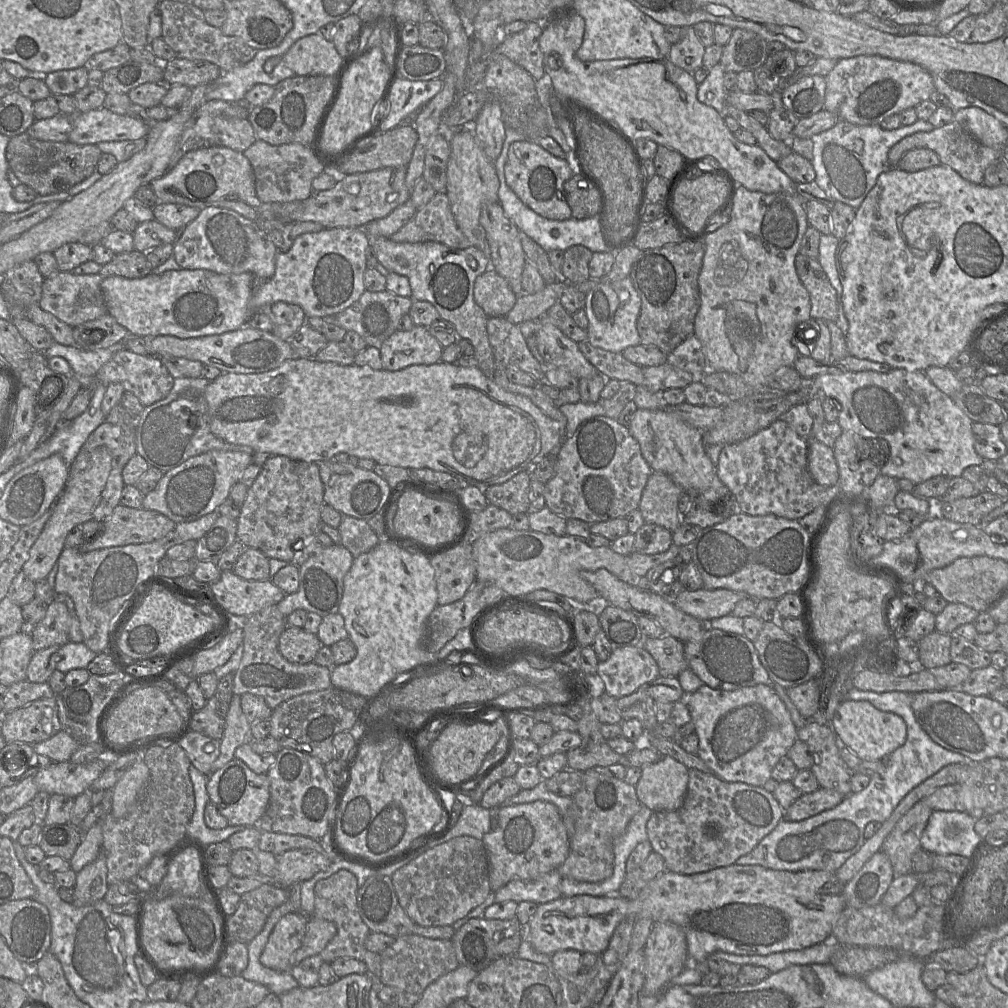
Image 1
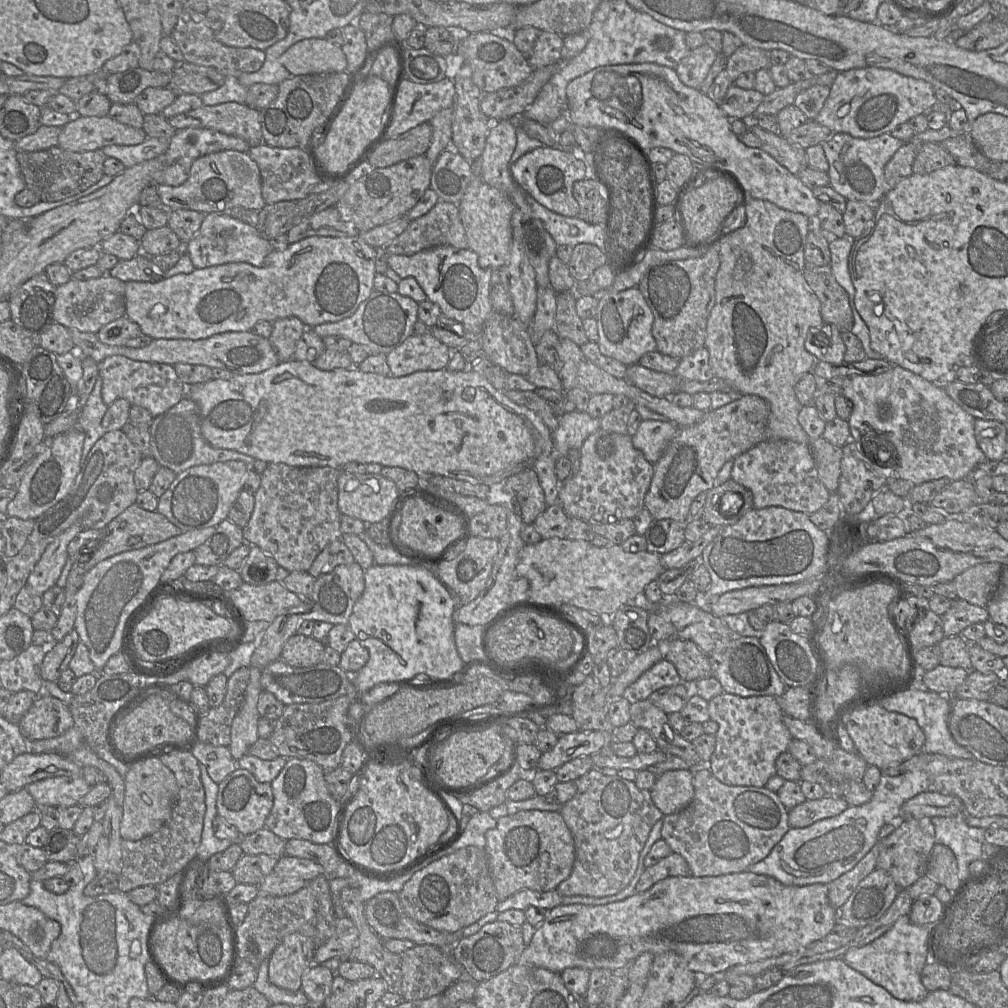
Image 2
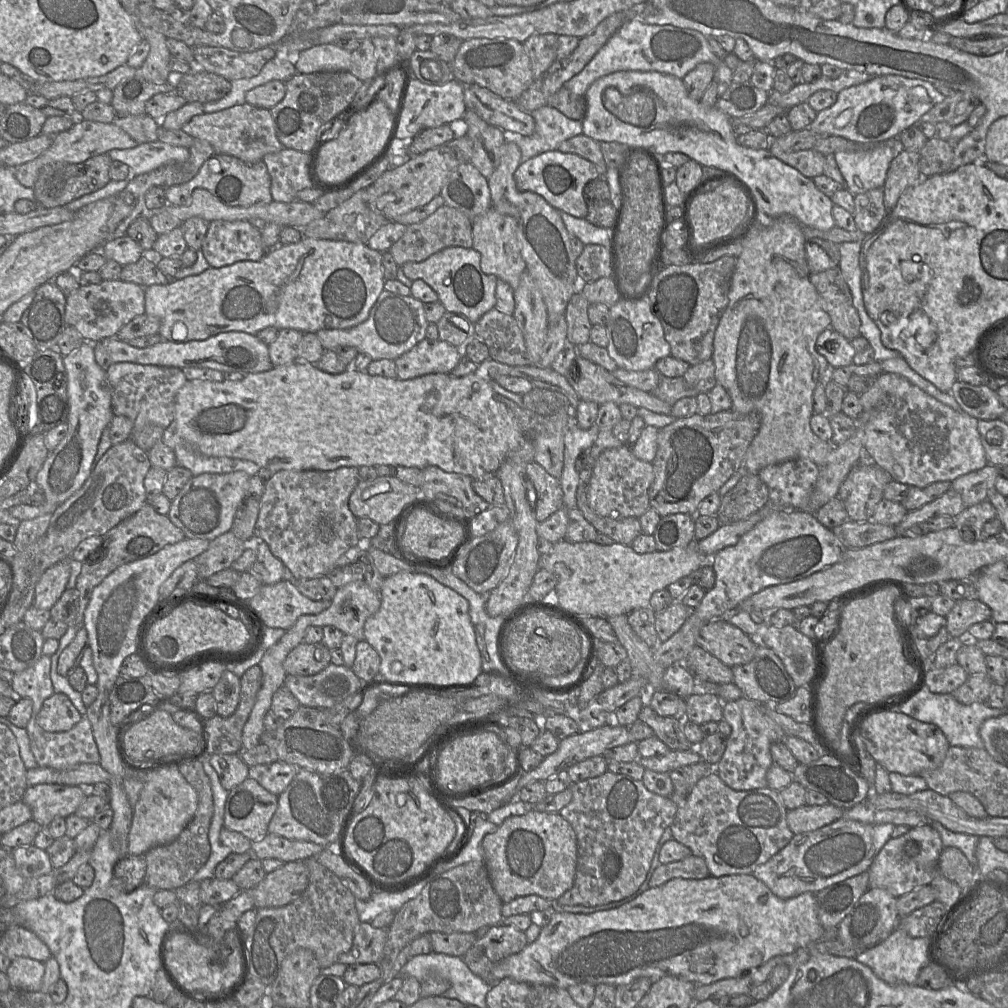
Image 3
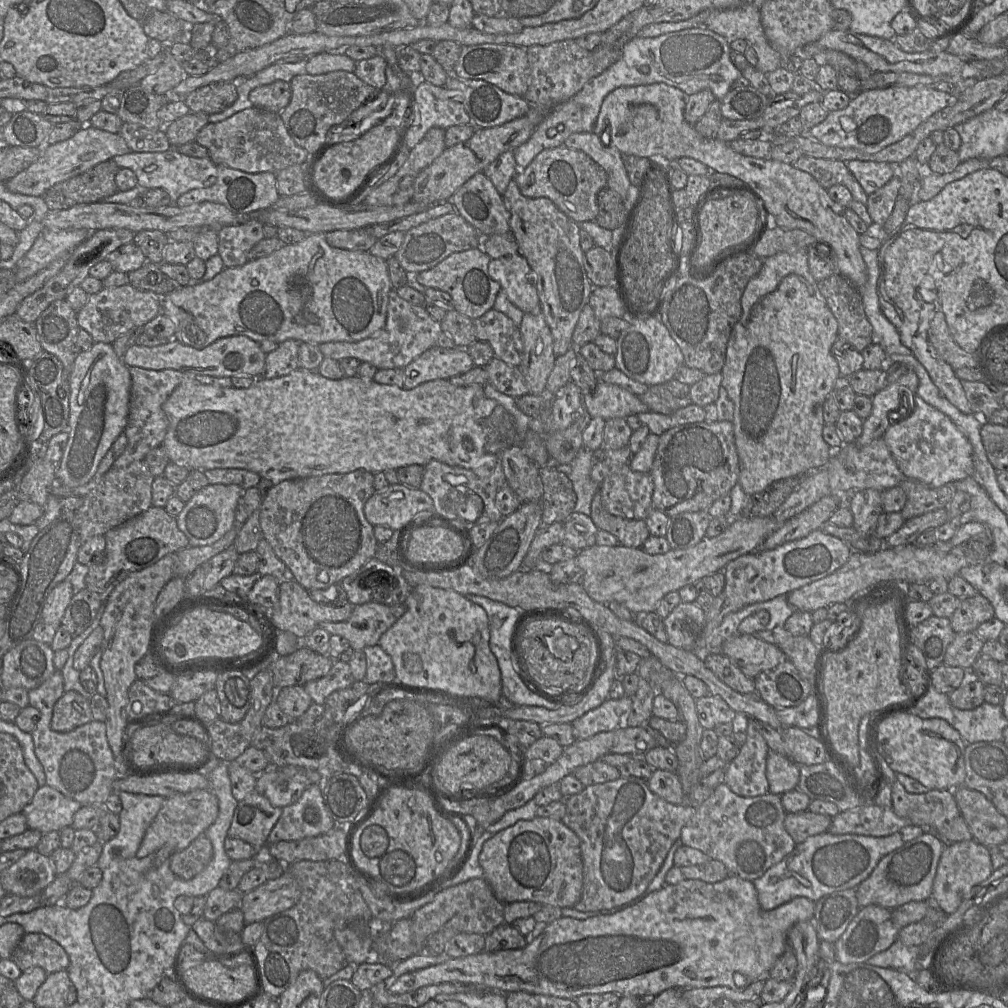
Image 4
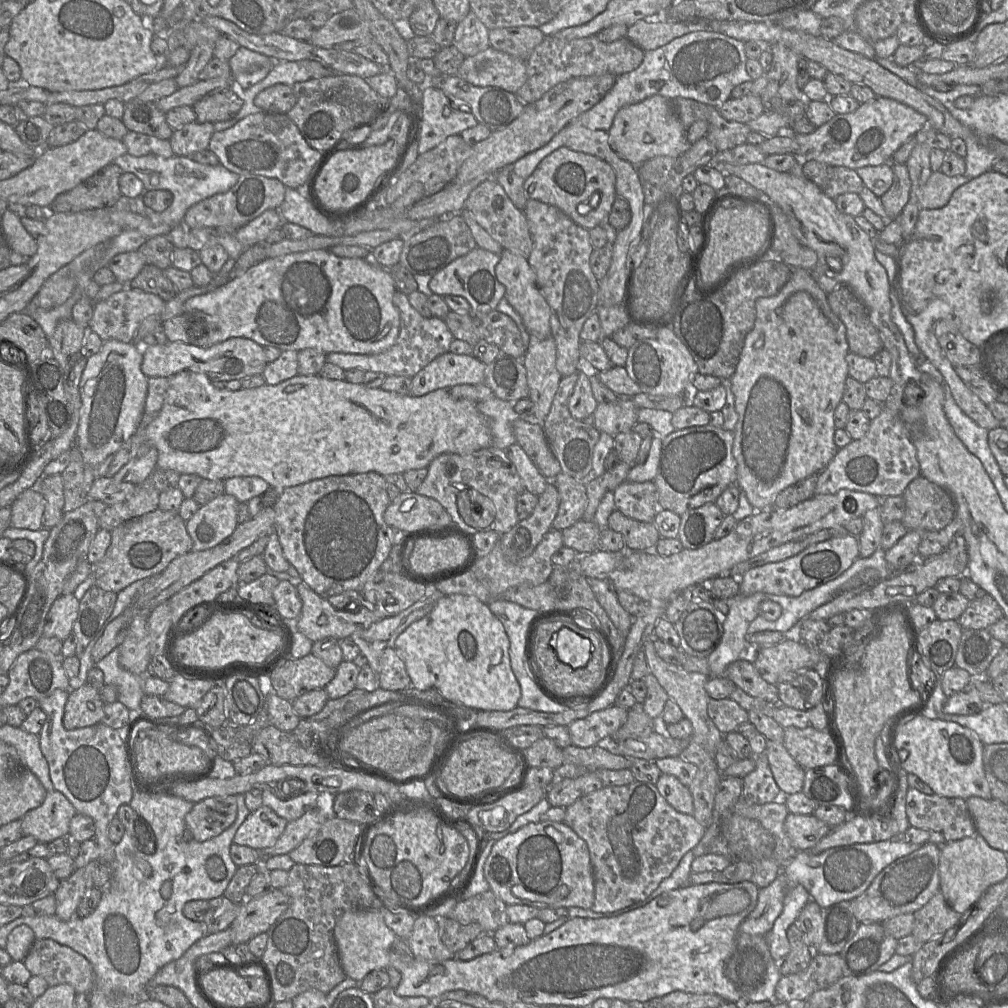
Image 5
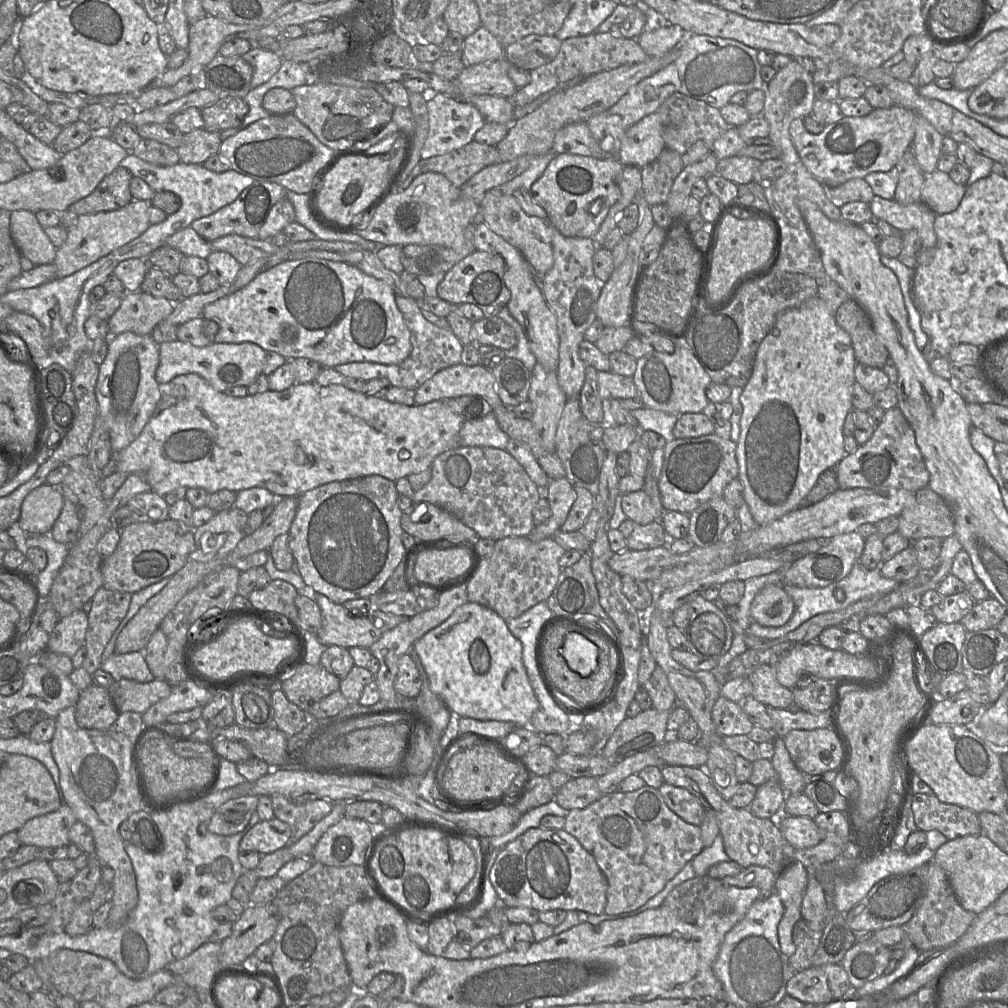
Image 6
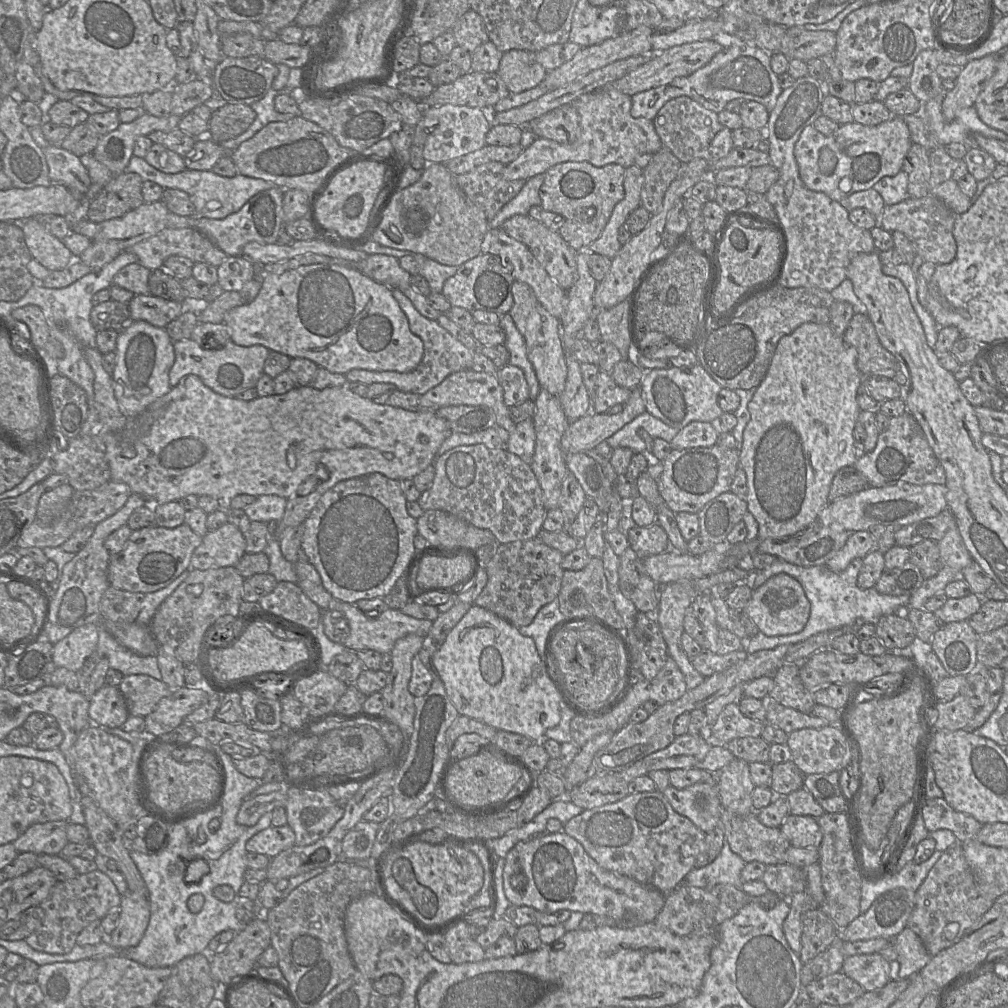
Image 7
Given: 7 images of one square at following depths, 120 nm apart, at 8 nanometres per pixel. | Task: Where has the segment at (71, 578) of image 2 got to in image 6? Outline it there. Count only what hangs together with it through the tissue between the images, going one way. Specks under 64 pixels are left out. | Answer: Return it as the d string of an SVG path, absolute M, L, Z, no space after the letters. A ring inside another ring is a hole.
M170 518L136 522L121 528L117 547L102 561L103 586L110 590L134 593L170 578L185 565L190 553L196 549L194 528Z

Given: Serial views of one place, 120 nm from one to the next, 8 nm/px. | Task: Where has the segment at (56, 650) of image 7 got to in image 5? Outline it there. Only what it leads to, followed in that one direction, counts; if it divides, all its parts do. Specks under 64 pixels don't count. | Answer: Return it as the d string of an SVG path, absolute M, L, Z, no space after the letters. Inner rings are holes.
M61 594L52 604L43 636L55 637L63 641L72 634L73 624L77 618L79 600L74 594Z

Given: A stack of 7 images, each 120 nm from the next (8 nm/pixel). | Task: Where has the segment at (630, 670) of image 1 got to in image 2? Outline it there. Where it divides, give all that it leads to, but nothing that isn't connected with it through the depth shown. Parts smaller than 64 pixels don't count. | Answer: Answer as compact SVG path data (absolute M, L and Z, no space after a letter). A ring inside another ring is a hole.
M662 659L644 672L633 684L626 688L623 697L631 703L648 699L649 696L664 687L671 687L682 684L673 663Z

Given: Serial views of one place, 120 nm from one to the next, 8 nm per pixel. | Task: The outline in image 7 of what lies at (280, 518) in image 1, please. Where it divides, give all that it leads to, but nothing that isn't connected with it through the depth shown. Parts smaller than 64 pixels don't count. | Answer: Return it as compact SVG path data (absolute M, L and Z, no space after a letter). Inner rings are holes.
M380 473L341 481L327 490L304 521L301 549L318 571L324 588L340 602L355 604L359 600L384 598L399 578L405 579L420 549L415 548L417 519L407 511L402 483Z

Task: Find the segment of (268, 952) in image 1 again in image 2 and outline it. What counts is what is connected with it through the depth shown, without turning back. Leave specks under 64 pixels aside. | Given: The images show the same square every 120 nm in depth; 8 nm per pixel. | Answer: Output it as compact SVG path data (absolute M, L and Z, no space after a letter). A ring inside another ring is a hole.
M298 933L286 936L268 958L269 982L290 992L301 990L303 973L314 965L314 951L309 937Z

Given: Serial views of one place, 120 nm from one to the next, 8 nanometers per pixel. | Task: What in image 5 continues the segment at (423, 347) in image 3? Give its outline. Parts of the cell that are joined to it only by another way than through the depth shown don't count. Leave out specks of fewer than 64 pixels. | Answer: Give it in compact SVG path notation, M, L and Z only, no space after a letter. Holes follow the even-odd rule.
M444 353L411 378L409 396L420 397L455 385L484 383L485 368L473 355Z

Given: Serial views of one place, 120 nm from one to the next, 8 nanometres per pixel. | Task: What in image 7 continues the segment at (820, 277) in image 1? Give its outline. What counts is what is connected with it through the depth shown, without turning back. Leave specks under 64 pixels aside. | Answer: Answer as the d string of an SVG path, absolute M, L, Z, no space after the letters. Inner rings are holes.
M854 313L843 339L845 343L855 348L857 367L863 377L894 378L897 360L880 343L875 327L867 314Z

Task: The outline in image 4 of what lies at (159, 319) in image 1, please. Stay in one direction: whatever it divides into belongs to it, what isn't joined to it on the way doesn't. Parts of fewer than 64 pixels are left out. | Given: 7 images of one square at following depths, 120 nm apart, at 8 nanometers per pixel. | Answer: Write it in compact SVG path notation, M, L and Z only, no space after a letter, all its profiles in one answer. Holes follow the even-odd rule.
M314 233L307 234L305 239L298 243L282 245L268 256L248 261L242 266L225 268L209 281L202 283L192 282L188 285L180 286L171 293L160 297L160 301L161 313L172 318L176 323L174 339L195 349L204 349L220 338L237 335L247 336L257 343L268 340L280 344L292 339L297 342L320 345L327 342L357 342L383 329L386 322L389 293L392 289L386 260L372 255L369 251L332 247L327 243L325 233Z

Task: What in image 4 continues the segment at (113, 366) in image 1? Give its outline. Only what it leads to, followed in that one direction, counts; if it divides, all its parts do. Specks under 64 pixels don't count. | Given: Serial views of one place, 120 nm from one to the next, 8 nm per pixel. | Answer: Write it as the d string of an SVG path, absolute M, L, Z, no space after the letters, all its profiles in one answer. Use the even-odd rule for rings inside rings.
M132 366L129 367L129 372L131 375L129 414L124 430L128 444L124 452L115 459L113 466L116 468L126 467L134 461L145 460L149 451L163 444L169 426L163 404L187 376L172 369L156 371Z

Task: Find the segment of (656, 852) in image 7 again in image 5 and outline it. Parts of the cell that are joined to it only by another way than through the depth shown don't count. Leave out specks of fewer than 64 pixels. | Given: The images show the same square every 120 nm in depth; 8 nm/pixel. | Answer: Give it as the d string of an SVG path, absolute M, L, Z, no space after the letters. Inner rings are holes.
M634 781L623 786L603 787L582 795L566 808L564 823L588 846L594 877L594 903L590 910L611 913L645 900L668 878L683 856L703 838L706 828L693 815L675 810L654 784Z

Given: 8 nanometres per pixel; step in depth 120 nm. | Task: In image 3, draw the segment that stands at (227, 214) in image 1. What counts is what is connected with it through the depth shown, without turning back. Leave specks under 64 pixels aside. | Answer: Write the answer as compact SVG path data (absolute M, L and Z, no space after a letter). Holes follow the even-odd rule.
M225 220L209 222L200 251L211 268L221 268L241 261L259 261L267 252L260 231L248 221Z

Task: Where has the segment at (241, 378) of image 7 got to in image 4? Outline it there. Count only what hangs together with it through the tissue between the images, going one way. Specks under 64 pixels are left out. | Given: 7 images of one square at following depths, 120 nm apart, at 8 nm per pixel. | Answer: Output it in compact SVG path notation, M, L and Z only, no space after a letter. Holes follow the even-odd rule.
M242 335L220 338L204 349L195 349L175 339L169 339L166 343L155 347L134 344L122 356L122 361L128 367L140 367L156 371L172 369L186 375L208 375L212 377L261 377L265 360L266 354L260 348L260 344Z

